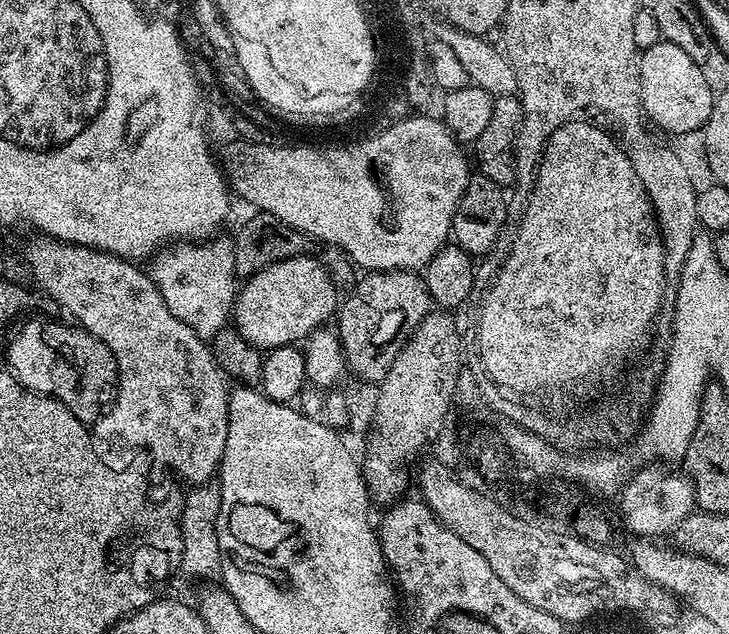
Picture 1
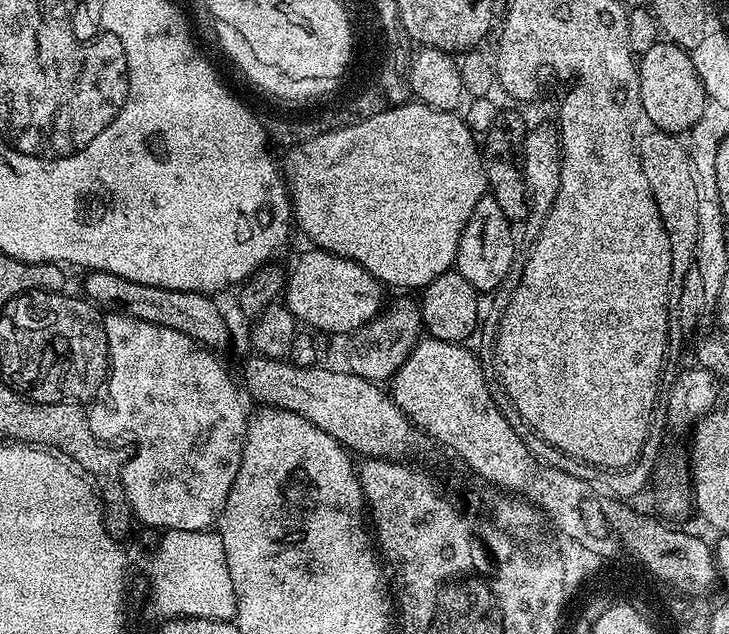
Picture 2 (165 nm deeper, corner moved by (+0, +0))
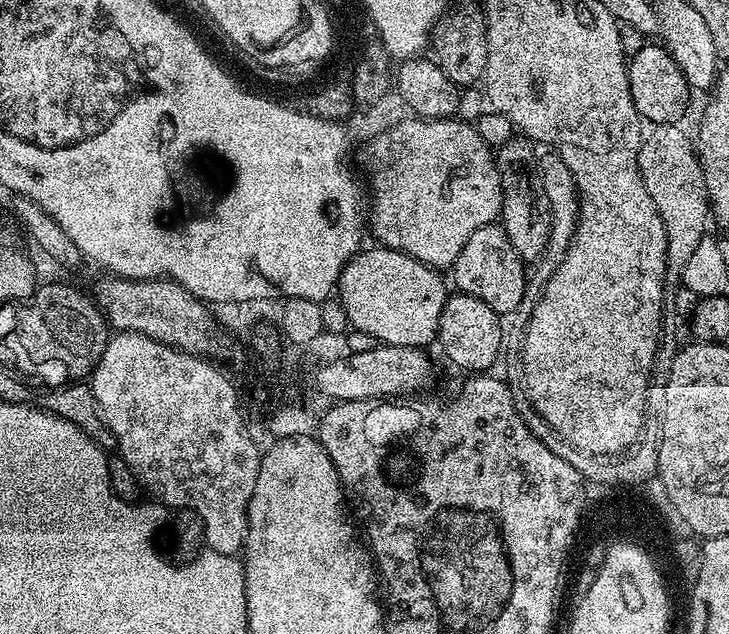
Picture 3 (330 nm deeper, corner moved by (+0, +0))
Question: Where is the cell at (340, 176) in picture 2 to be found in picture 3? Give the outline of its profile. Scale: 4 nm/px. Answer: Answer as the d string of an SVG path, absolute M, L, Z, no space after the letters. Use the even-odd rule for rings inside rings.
M448 118L445 124L406 124L389 136L382 136L372 147L358 152L370 185L370 232L385 248L408 254L418 262L437 270L451 269L466 238L474 230L493 223L502 210L502 182L496 169L493 149L482 142L471 123Z

